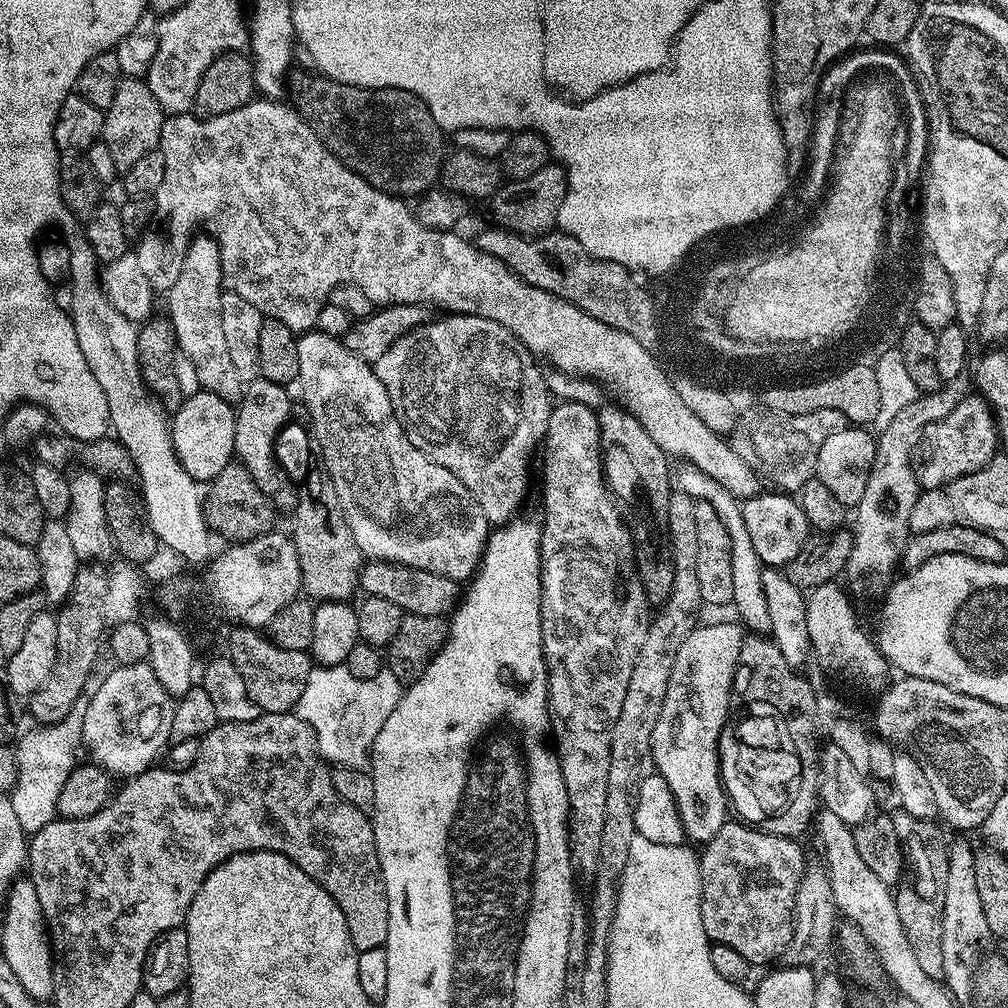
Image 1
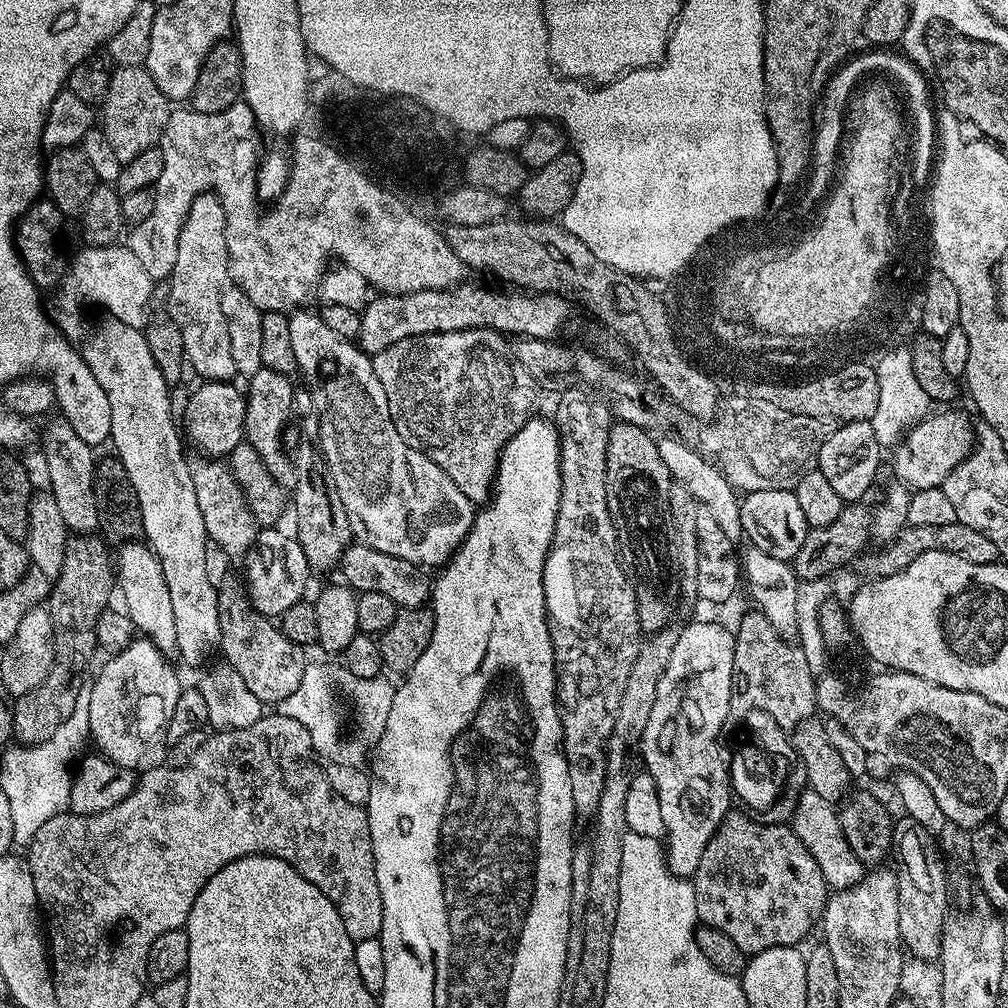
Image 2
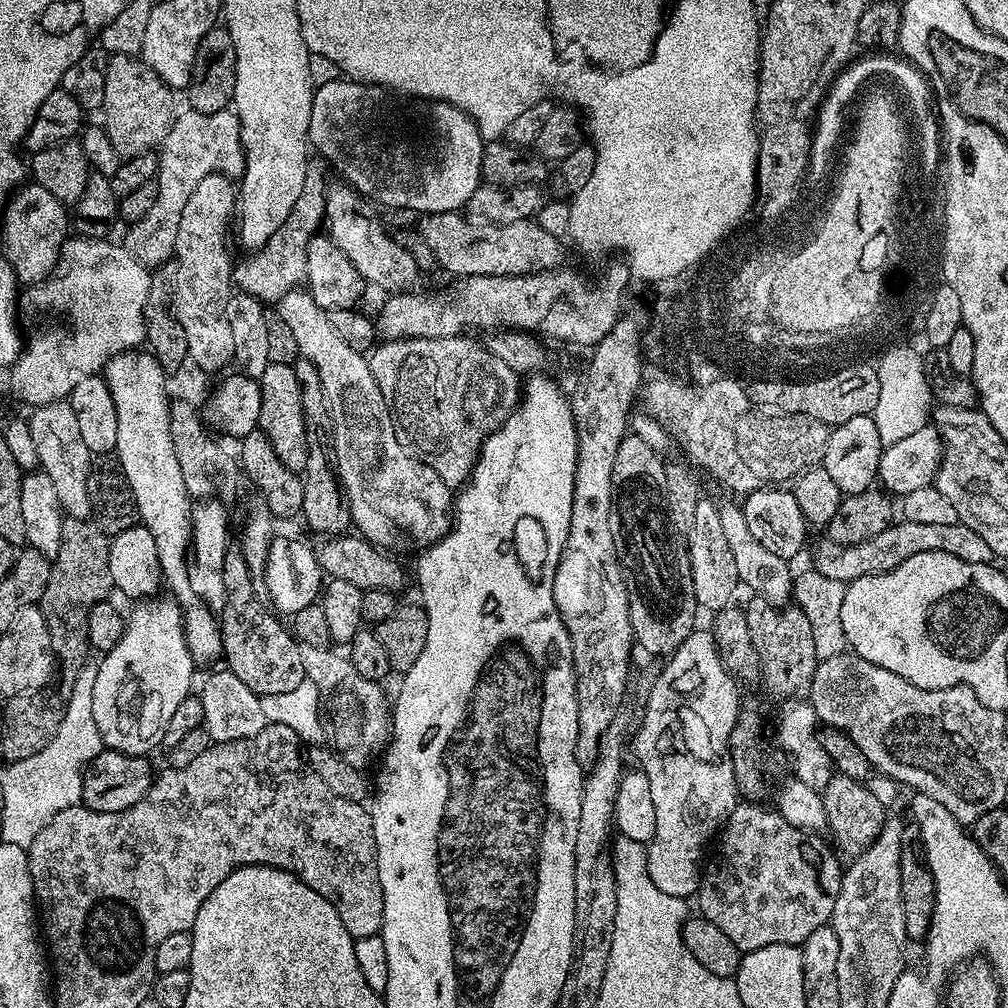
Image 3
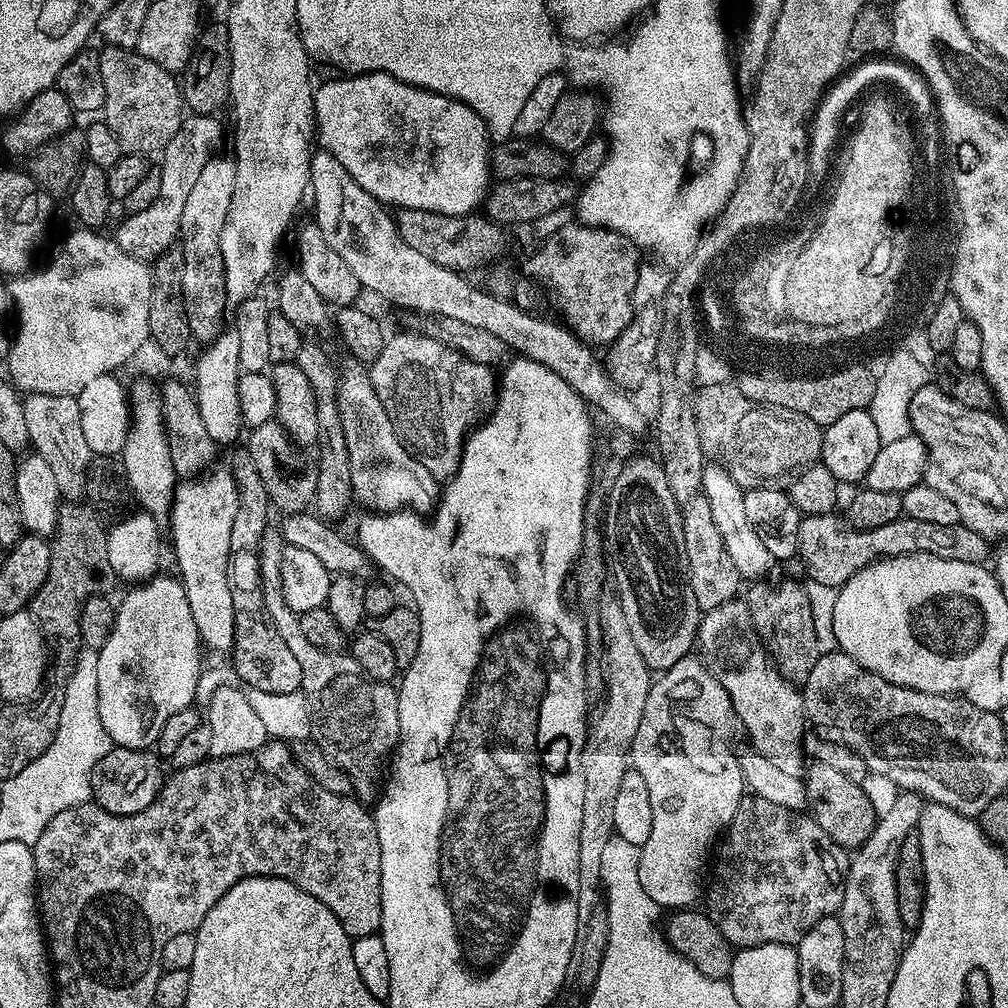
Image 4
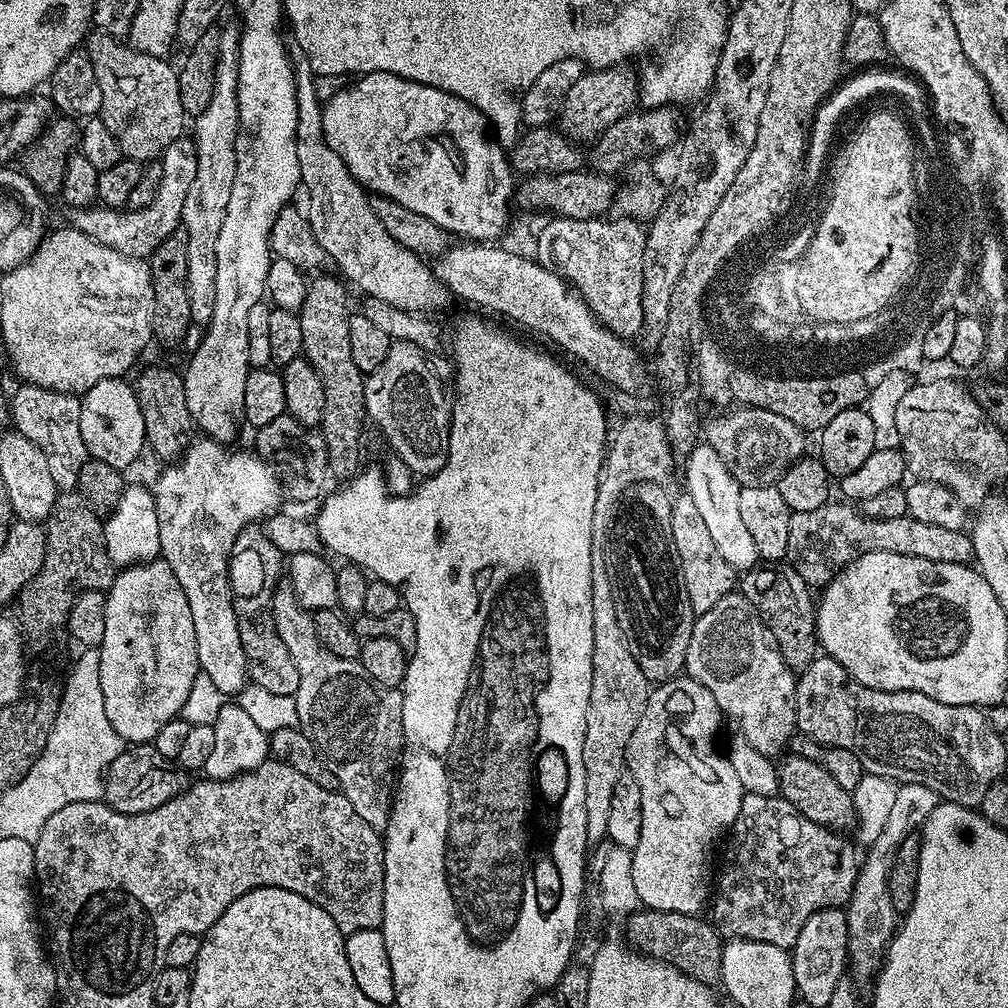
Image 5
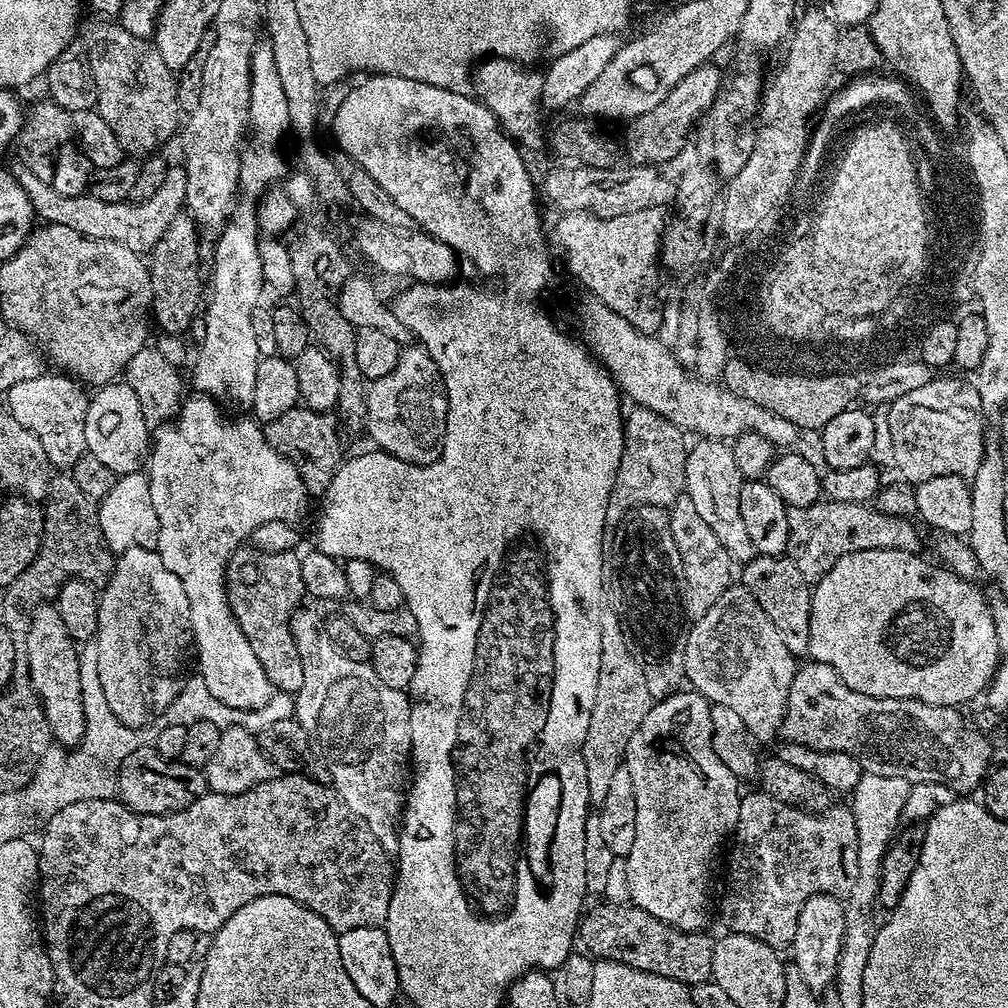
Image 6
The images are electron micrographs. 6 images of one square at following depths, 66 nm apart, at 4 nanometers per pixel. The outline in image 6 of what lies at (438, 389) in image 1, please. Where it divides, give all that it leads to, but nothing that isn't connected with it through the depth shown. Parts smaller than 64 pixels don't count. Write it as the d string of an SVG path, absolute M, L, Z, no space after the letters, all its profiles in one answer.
M408 346L401 351L398 366L384 378L371 381L366 388L368 418L366 436L381 452L389 452L407 464L429 464L440 457L444 445L444 423L448 399L438 366L423 347Z

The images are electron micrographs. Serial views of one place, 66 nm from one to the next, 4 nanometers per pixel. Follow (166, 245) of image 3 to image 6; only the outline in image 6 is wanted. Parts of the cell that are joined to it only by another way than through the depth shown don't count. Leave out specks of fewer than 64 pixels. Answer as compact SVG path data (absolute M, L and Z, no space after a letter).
M17 167L14 175L20 181L22 190L32 203L32 211L37 217L41 216L44 224L57 224L58 226L70 226L70 230L78 230L78 234L98 238L99 240L113 240L130 250L141 254L151 253L152 247L162 238L166 226L174 222L174 218L181 215L185 207L186 198L186 174L183 167L169 167L162 187L146 202L133 204L128 200L122 202L101 202L90 194L66 198L66 194L58 194L51 182L42 178L34 178L30 170Z

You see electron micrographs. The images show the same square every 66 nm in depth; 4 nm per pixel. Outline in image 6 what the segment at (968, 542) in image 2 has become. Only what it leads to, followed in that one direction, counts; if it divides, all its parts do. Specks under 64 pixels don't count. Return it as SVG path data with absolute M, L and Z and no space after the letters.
M821 498L810 506L792 507L787 512L787 556L802 570L802 578L821 580L846 554L858 550L902 550L919 553L920 532L911 519L882 514L864 502L838 502Z

